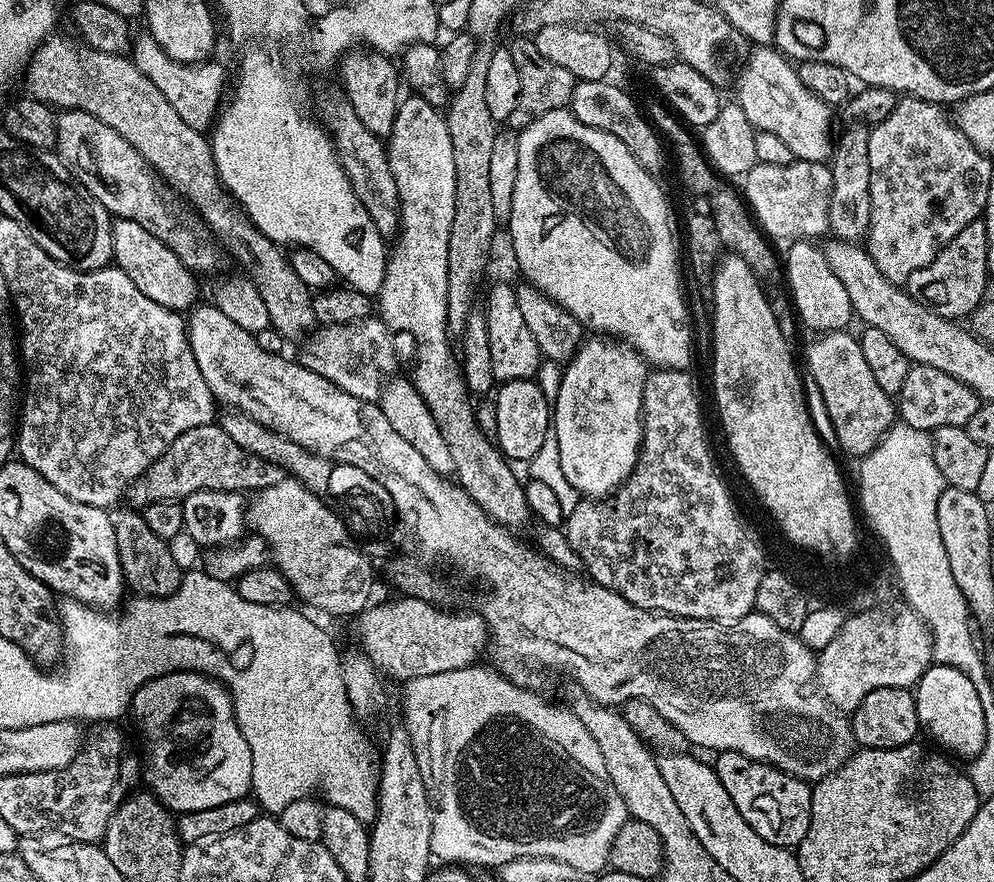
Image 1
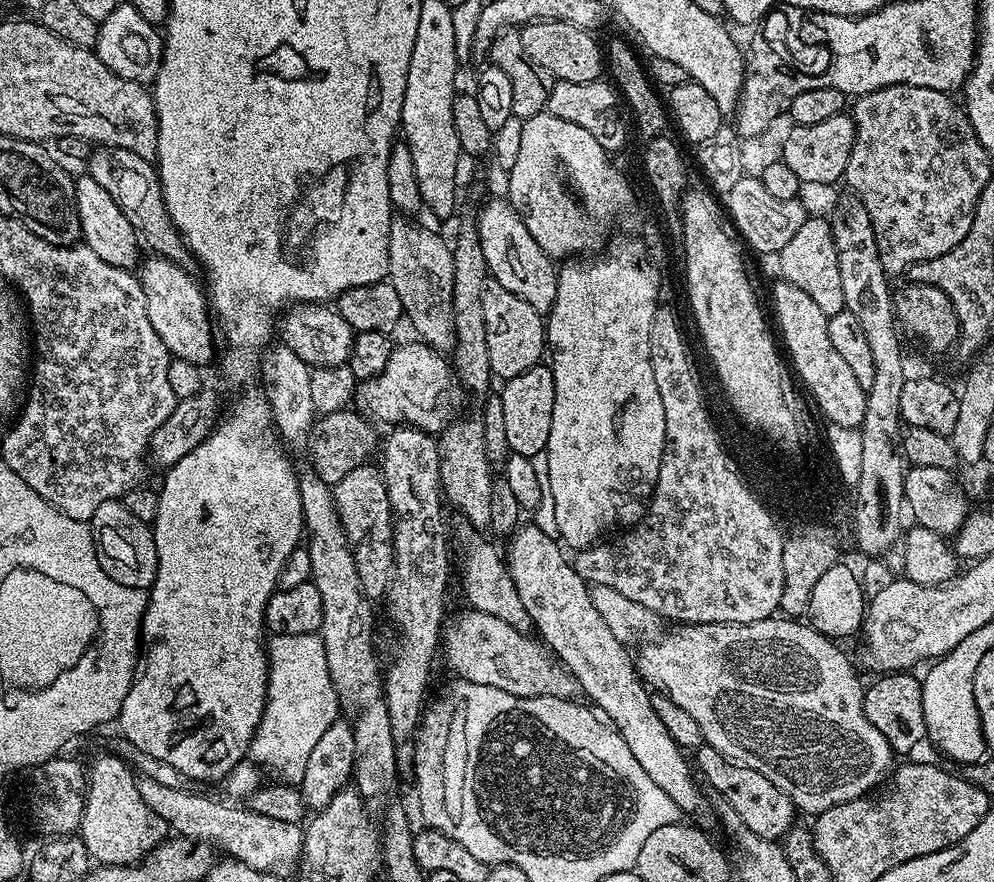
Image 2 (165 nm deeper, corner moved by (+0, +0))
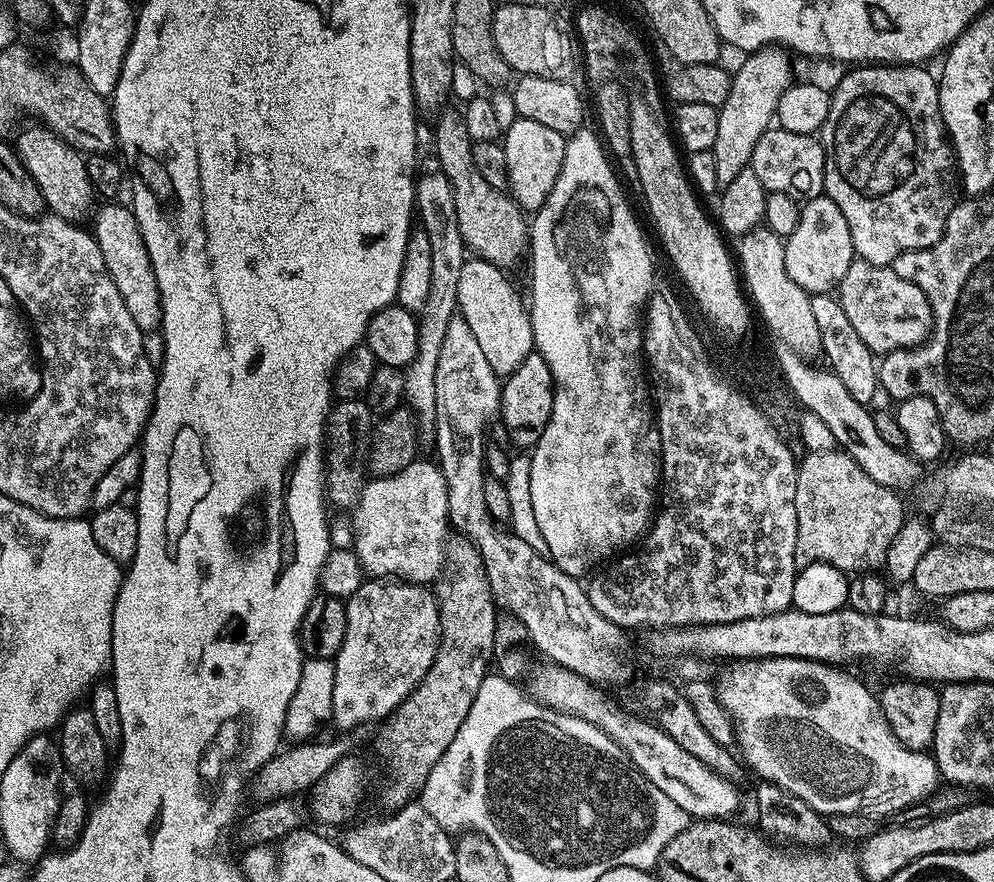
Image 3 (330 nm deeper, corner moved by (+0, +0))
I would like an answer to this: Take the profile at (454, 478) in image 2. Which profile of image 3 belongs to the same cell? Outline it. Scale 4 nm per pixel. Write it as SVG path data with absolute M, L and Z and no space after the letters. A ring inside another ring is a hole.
M452 534L447 537L444 566L435 581L434 595L440 615L440 644L434 662L430 670L426 670L420 685L375 729L376 741L372 748L384 767L380 800L388 810L403 808L415 797L412 796L415 792L417 795L423 789L430 770L434 770L438 758L446 754L450 742L454 742L454 734L458 734L462 722L466 722L478 686L482 686L493 663L498 605L492 599L486 566L476 547L465 536Z

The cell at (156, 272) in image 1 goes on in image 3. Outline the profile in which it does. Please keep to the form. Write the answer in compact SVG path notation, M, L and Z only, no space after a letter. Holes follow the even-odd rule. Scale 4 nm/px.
M35 126L36 128L28 128L20 136L20 141L15 141L14 151L19 156L24 169L31 174L34 182L38 186L38 190L42 190L42 198L44 199L47 211L53 216L61 216L63 220L73 222L84 222L84 219L93 211L92 198L94 199L94 187L91 178L87 176L87 166L85 157L81 155L72 145L67 144L65 140L43 126Z

